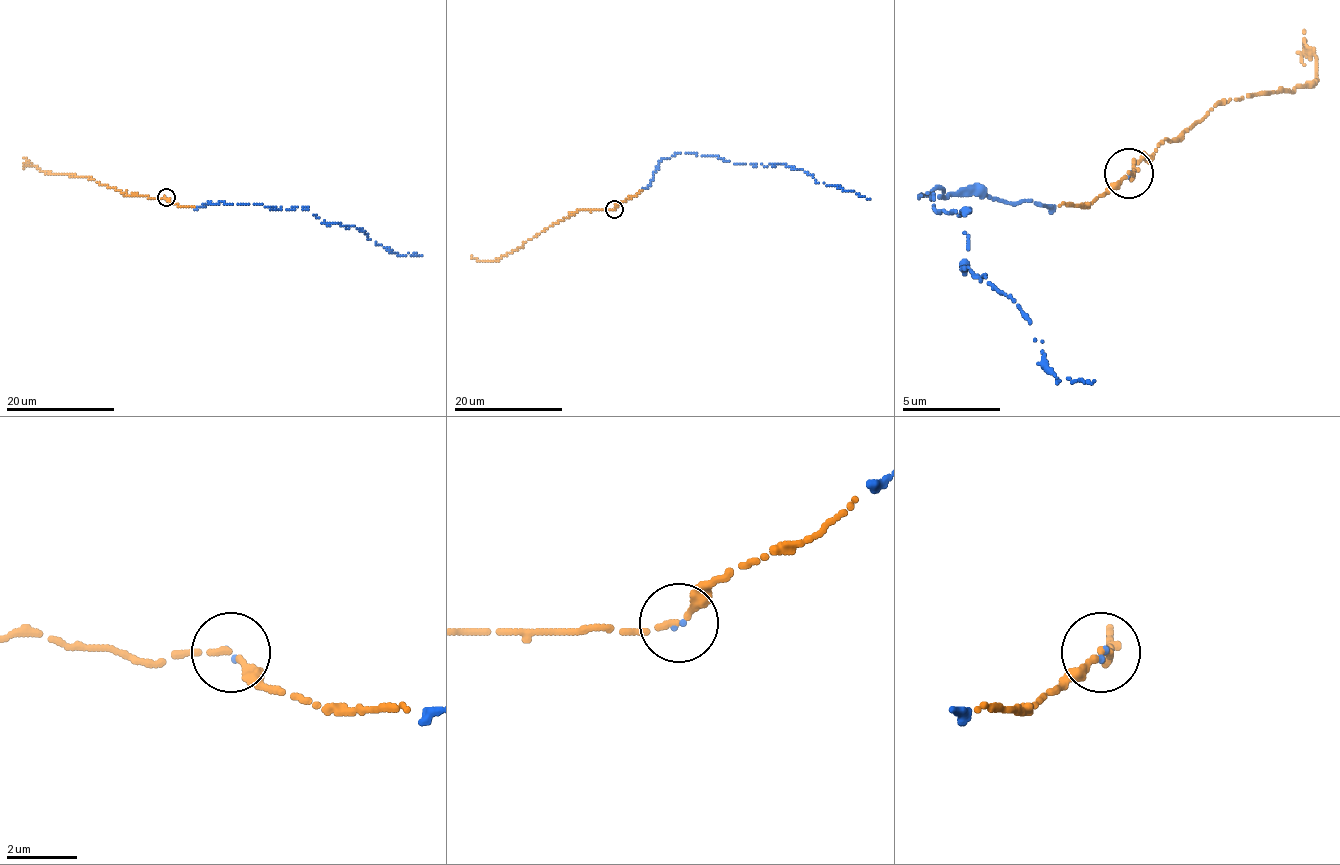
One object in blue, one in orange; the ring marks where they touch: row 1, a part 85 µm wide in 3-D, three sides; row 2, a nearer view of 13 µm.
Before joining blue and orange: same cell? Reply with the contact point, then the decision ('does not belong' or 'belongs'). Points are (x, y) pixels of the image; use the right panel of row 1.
at (1128, 173); belongs

